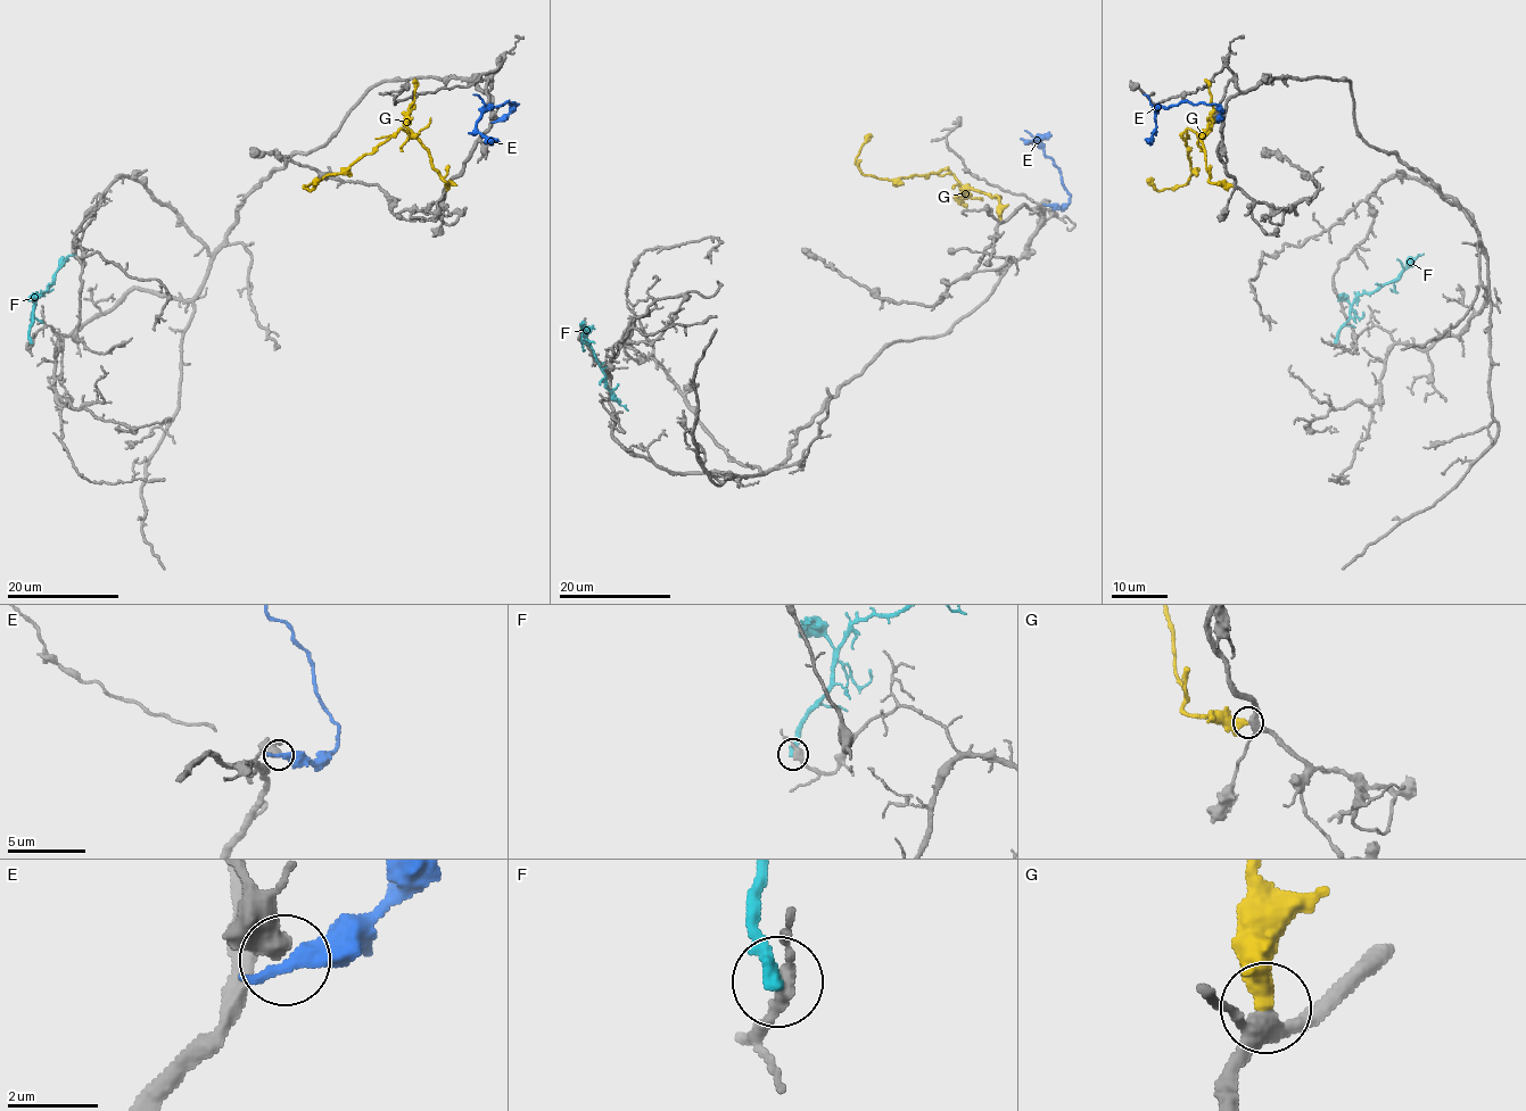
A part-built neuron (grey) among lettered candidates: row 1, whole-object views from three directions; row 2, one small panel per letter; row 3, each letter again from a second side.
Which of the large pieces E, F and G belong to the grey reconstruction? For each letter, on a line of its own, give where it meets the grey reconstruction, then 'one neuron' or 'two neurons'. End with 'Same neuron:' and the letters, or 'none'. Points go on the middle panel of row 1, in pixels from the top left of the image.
E: meets grey at (1048, 205); two neurons
F: meets grey at (583, 323); two neurons
G: meets grey at (1000, 218); one neuron
Same neuron: G

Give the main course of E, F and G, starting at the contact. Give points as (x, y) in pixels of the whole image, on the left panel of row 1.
E: (497, 121), (503, 121), (518, 104), (508, 101), (491, 106), (481, 115), (476, 129), (500, 142)
F: (31, 342), (30, 328), (35, 299), (54, 283), (55, 272), (68, 255), (75, 254)
G: (448, 185), (432, 166), (429, 151), (401, 129), (339, 173), (329, 173), (304, 189), (311, 190), (319, 179)

